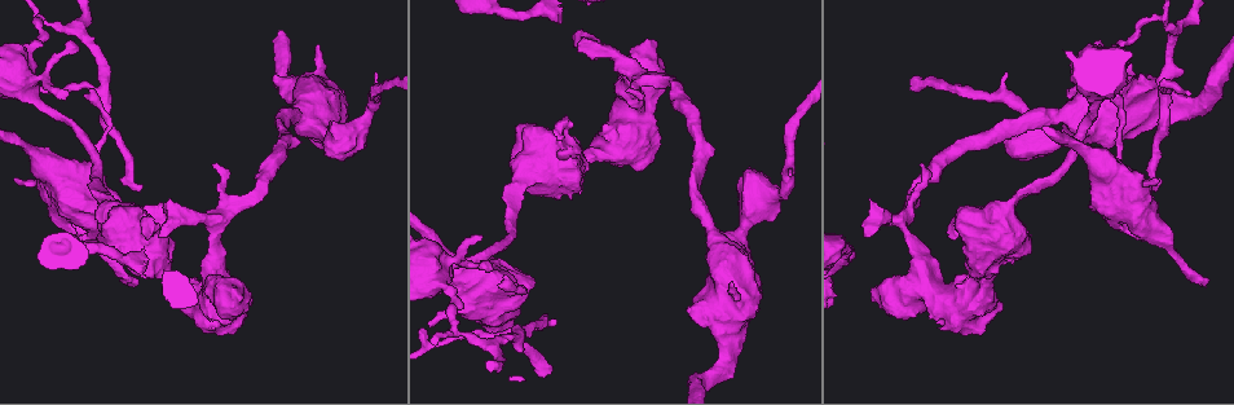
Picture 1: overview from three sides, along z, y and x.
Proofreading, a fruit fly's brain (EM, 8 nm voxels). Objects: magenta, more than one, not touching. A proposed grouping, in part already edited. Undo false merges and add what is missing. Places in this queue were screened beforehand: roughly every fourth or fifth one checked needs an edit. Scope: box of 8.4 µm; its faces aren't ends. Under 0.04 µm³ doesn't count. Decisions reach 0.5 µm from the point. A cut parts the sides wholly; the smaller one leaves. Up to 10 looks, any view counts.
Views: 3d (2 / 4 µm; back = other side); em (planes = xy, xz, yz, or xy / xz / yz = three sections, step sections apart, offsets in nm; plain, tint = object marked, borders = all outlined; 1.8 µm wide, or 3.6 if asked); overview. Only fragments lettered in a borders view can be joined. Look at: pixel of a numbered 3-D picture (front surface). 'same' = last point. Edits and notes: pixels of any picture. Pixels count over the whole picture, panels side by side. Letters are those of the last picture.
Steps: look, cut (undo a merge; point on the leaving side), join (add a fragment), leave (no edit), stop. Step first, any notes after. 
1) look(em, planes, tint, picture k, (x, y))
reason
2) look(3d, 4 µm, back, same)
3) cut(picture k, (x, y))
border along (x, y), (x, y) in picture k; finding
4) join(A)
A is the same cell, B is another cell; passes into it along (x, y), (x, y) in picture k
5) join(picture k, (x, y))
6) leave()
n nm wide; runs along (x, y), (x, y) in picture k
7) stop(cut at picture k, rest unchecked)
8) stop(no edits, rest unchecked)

look(em, yz, step 4, plain, picture 1, (1154, 187))
an open end

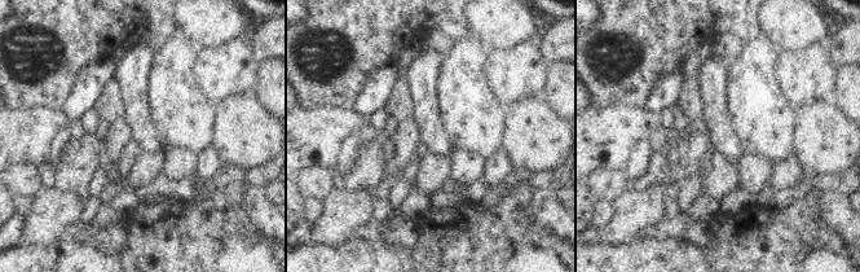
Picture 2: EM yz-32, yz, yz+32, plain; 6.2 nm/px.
look(em, yz, step 4, tint, same)
where the object lies

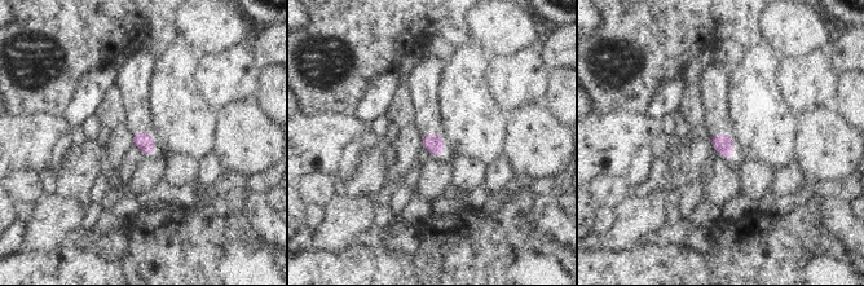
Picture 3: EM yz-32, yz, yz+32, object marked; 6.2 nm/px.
look(em, yz, step 4, borders, same)

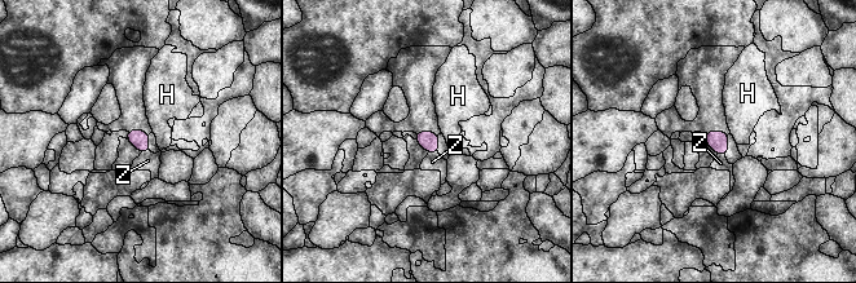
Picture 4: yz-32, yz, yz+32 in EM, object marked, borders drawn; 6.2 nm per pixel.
leave()
110 nm wide; H and Z are other cells; border along (428, 151), (437, 153) in picture 4; none of them fits

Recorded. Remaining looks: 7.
look(em, yz, step 4, tint, picture 1, (104, 86))
branch point

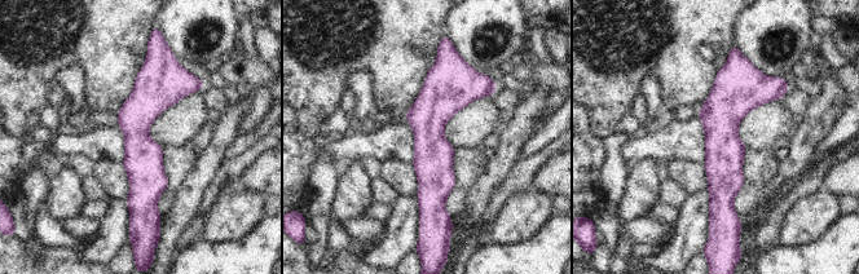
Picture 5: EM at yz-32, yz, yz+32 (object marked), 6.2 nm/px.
look(em, planes, borders, same)

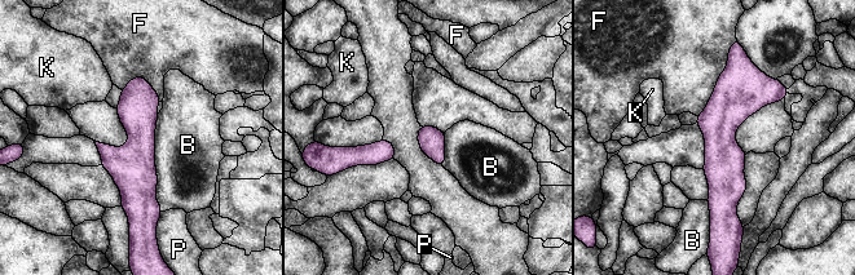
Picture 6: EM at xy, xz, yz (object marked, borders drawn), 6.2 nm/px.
leave()
B, F, K and P are other cells; runs along (732, 63), (725, 217) in picture 6; all the same neuron

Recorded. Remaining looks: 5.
look(em, xy, step 8, borders, picture 1, (1204, 283))
an open end

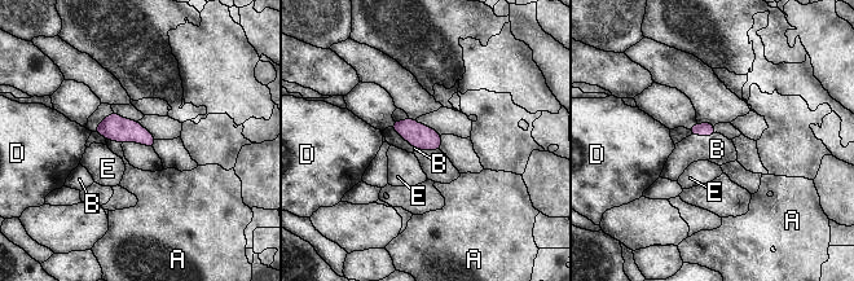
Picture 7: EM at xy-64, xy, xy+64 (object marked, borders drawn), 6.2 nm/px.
join(B)
B touches over 160 nm; B is the same cell, A, D and E are other cells; passes into it along (705, 128), (703, 134), (717, 149) in picture 7; the neuron continues

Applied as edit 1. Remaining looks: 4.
look(overview)
see it whole again

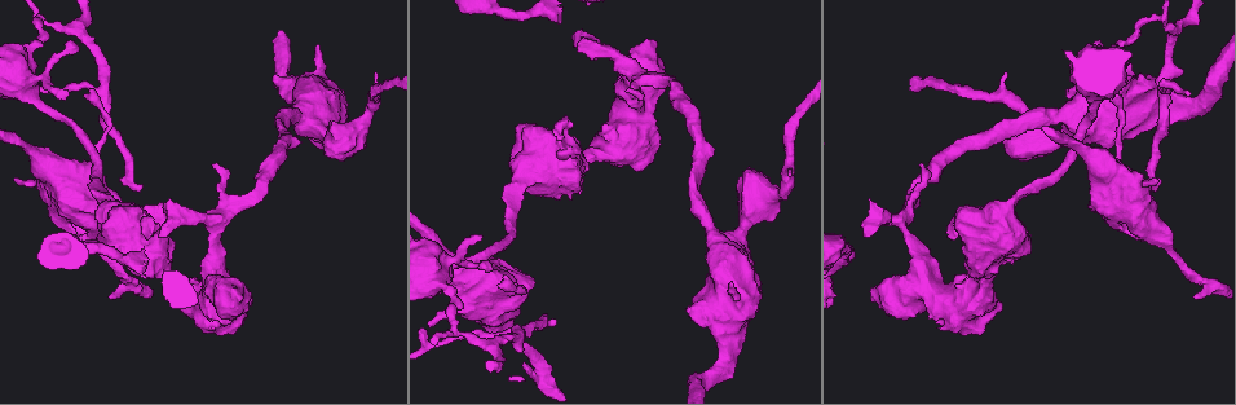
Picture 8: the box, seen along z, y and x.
look(3d, 2 µm, picture 8, (627, 70))
a narrow waist

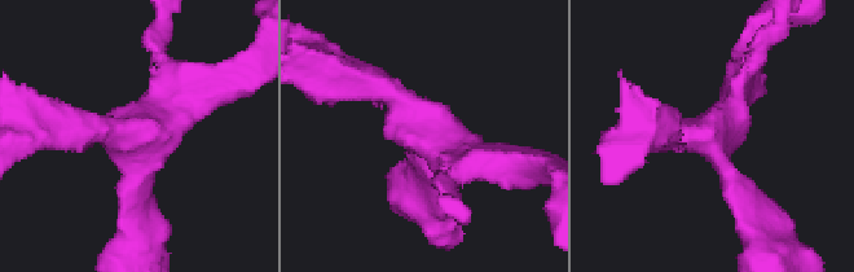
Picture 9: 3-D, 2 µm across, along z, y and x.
look(em, 3.6 µm, xz, step 16, borders, picture 9, (133, 151))
3 arms; arms of 260, 280, 360 nm

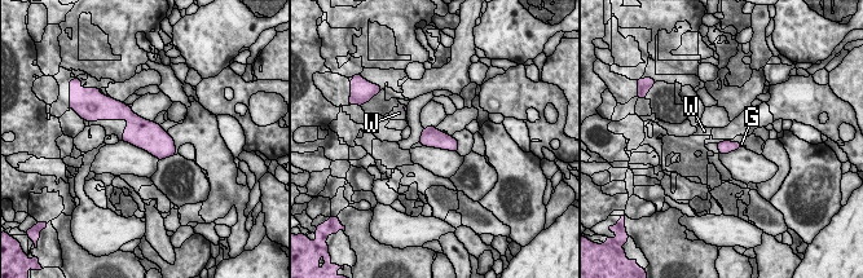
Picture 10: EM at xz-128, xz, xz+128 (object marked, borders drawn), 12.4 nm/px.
leave()
G and W are other cells; all the same neuron

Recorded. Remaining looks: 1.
stop(join at picture 7, rest unchecked)

